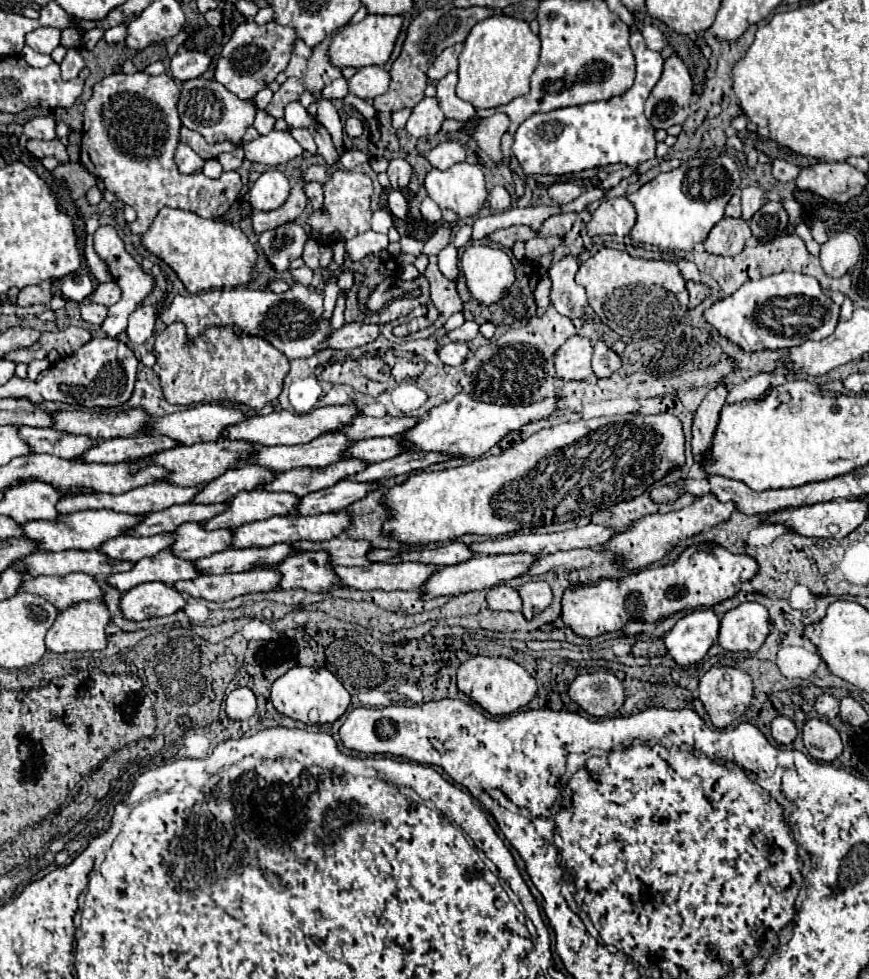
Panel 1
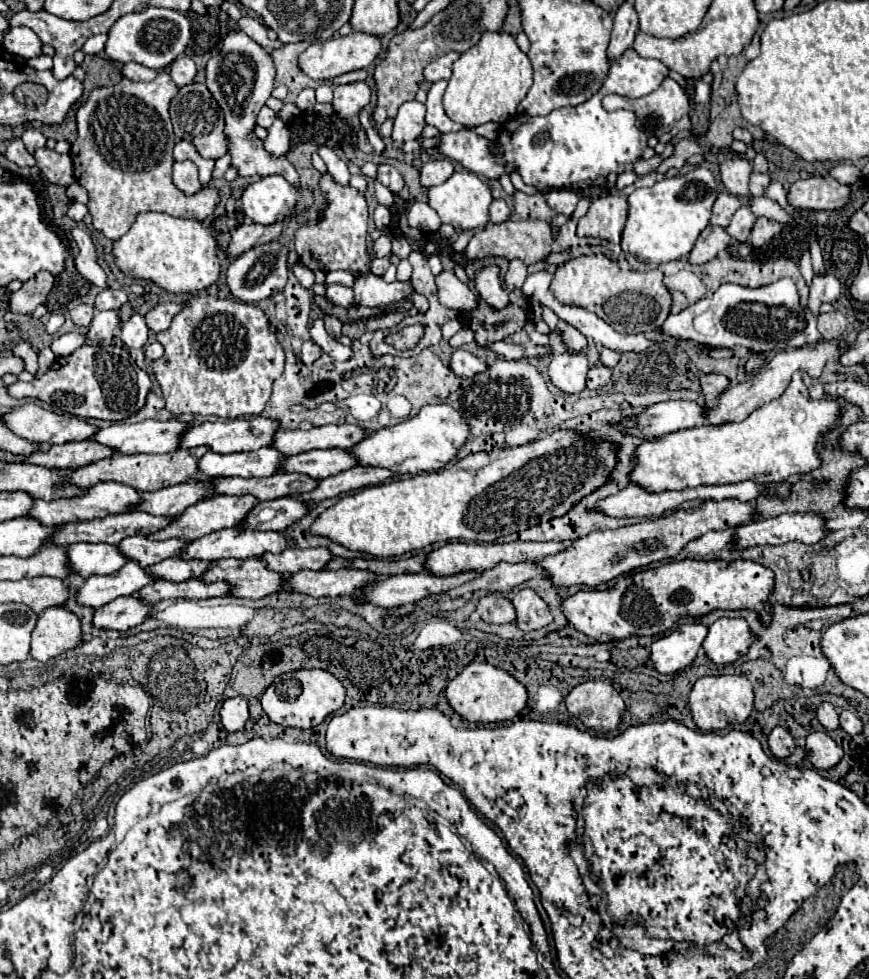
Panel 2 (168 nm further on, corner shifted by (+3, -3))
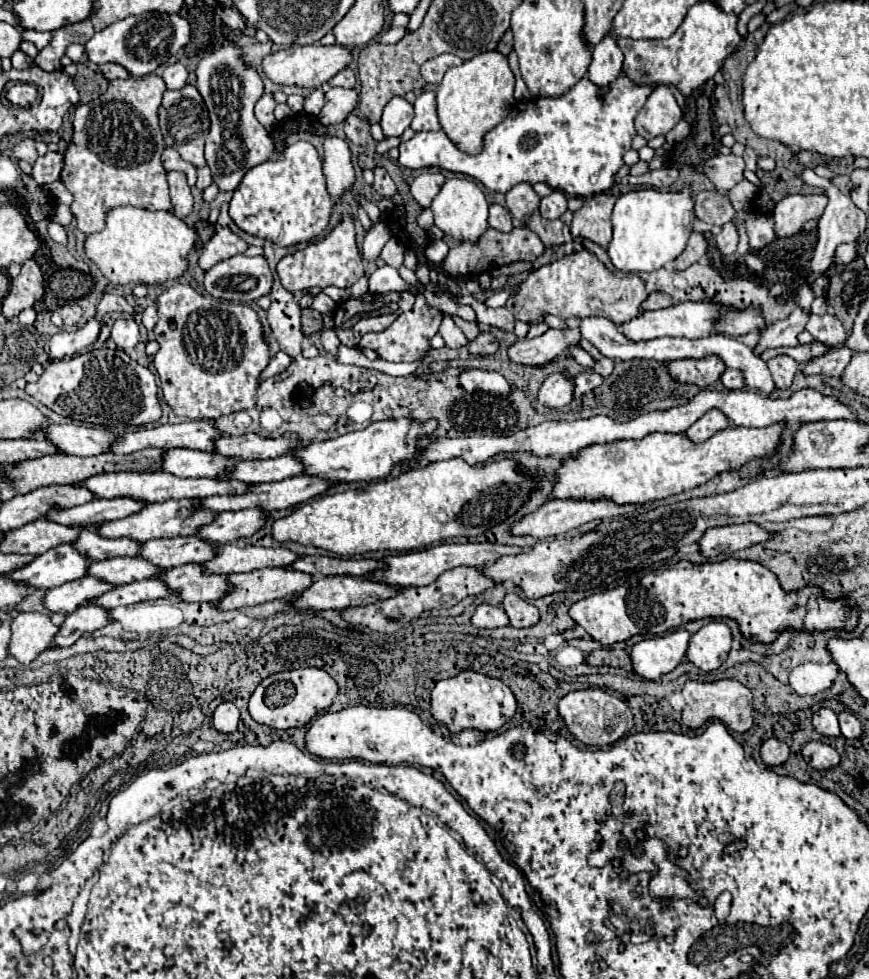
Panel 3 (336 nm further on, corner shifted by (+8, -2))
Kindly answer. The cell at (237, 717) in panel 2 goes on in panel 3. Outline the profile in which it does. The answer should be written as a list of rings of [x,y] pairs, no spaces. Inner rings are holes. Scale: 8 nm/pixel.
[[[222,702],[222,704],[218,704],[218,708],[214,710],[214,716],[212,716],[214,728],[216,728],[218,732],[224,732],[224,734],[236,732],[238,720],[240,720],[240,710],[238,710],[236,704],[232,704],[232,702]]]

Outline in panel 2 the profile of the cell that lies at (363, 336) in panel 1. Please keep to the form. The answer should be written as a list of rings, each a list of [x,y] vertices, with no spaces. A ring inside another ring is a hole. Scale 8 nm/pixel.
[[[305,341],[301,345],[301,353],[297,355],[297,359],[305,365],[311,365],[315,359],[319,359],[319,355],[321,355],[321,347],[315,341]]]

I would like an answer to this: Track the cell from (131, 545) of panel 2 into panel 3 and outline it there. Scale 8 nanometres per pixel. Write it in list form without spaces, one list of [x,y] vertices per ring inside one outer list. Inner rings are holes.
[[[84,530],[80,542],[74,542],[78,550],[84,550],[92,560],[108,560],[116,556],[140,556],[142,544],[132,538],[104,538],[98,532]]]

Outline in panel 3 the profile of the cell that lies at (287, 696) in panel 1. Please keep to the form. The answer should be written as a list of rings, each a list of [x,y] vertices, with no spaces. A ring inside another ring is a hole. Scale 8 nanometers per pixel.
[[[300,668],[300,670],[278,672],[264,678],[258,684],[256,692],[250,696],[250,716],[256,722],[276,730],[300,728],[300,726],[306,726],[320,712],[326,712],[334,702],[336,694],[338,694],[338,684],[330,678],[328,672],[320,668]]]

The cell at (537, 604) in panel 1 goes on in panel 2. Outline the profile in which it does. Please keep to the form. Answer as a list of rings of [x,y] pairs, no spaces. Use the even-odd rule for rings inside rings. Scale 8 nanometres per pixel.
[[[521,589],[511,603],[517,611],[515,623],[521,631],[535,631],[553,621],[547,603],[533,589]]]

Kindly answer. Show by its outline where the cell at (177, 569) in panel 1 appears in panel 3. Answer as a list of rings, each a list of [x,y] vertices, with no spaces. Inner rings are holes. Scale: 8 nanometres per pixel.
[[[88,576],[88,578],[66,582],[64,586],[58,586],[56,590],[48,590],[44,604],[52,612],[72,614],[80,606],[92,602],[100,594],[106,594],[108,590],[114,590],[114,588],[116,588],[114,584],[110,584],[110,582],[102,580],[102,578]]]

